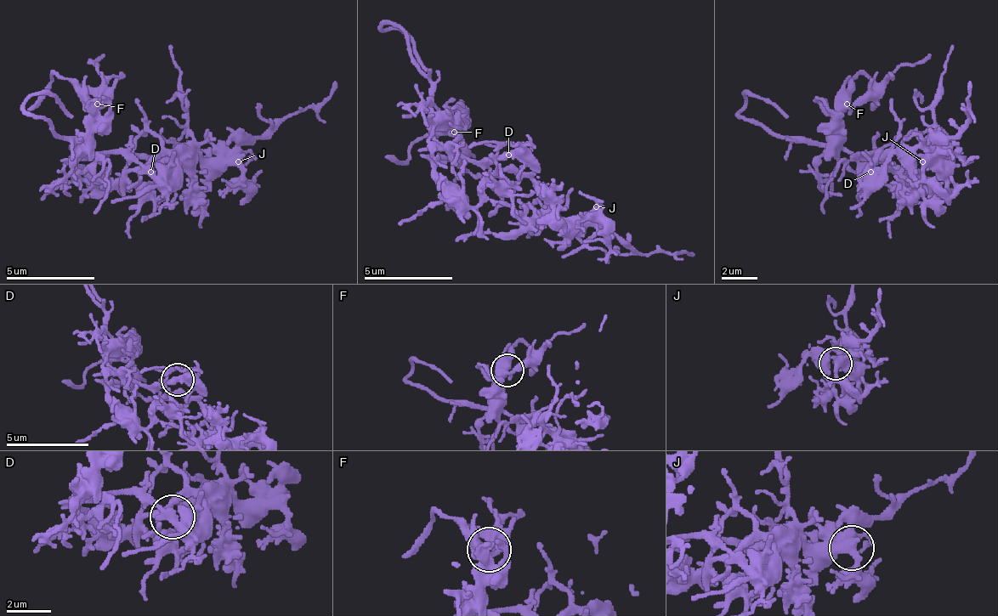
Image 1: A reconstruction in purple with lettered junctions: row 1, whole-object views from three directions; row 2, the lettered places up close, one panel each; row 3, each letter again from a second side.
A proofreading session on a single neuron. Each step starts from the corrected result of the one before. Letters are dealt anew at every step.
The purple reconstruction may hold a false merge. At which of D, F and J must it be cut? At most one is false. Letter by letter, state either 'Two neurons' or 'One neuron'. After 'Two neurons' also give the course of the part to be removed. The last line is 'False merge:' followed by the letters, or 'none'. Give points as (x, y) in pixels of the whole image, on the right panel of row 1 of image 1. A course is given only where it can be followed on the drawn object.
D: One neuron
F: One neuron
J: One neuron
False merge: none

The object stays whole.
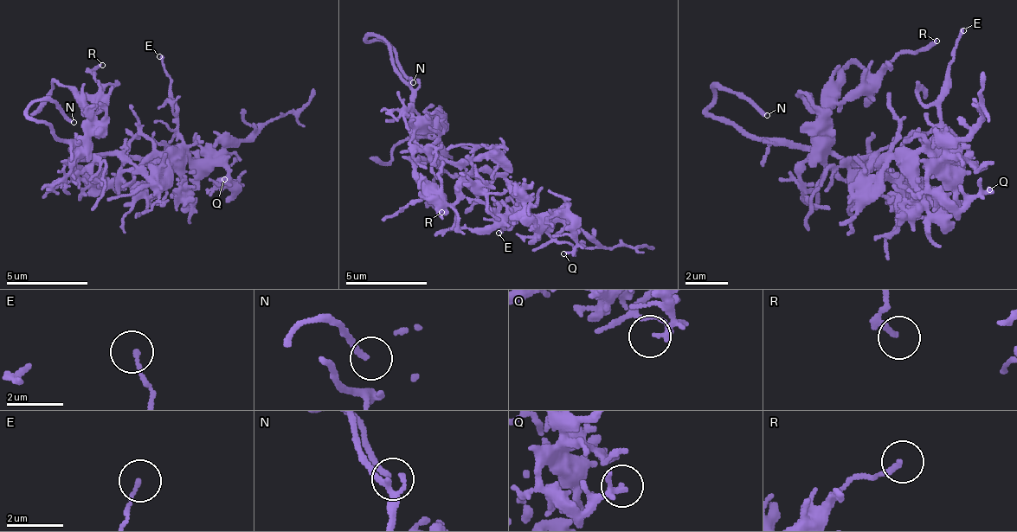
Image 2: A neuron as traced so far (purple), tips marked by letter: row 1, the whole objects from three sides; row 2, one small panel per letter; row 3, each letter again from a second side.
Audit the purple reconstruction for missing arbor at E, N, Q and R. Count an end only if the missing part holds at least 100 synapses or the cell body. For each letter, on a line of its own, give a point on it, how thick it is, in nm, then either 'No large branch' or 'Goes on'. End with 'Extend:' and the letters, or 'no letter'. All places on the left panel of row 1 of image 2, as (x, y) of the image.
E: Place: (159, 56). Thickness 140 nm. No large branch
N: Place: (74, 122). Thickness 130 nm. Goes on
Q: Place: (224, 179). Thickness 110 nm. No large branch
R: Place: (102, 65). Thickness 180 nm. No large branch
Extend: N

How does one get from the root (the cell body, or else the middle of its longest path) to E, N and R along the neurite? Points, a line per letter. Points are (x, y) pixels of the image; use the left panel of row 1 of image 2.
E: (119, 158), (131, 158), (143, 170), (155, 170), (179, 146), (171, 80), (159, 56)
N: (119, 158), (77, 154), (28, 109), (36, 101), (53, 101), (74, 122)
R: (119, 158), (114, 154), (77, 154), (74, 150), (98, 109), (98, 85), (93, 73), (90, 73), (102, 65)

